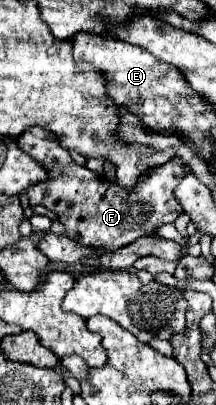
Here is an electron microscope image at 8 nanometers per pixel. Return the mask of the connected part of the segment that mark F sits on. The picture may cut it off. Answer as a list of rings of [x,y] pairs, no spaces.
[[[27,128],[27,132],[19,136],[17,146],[47,170],[47,180],[27,188],[29,202],[53,210],[59,216],[59,222],[65,226],[65,234],[71,240],[77,240],[77,244],[117,250],[135,242],[139,236],[151,236],[153,230],[163,222],[175,222],[183,210],[173,198],[173,188],[189,170],[181,158],[173,158],[159,168],[147,170],[139,178],[137,186],[127,190],[109,182],[107,178],[101,178],[87,166],[77,164],[47,128]]]

